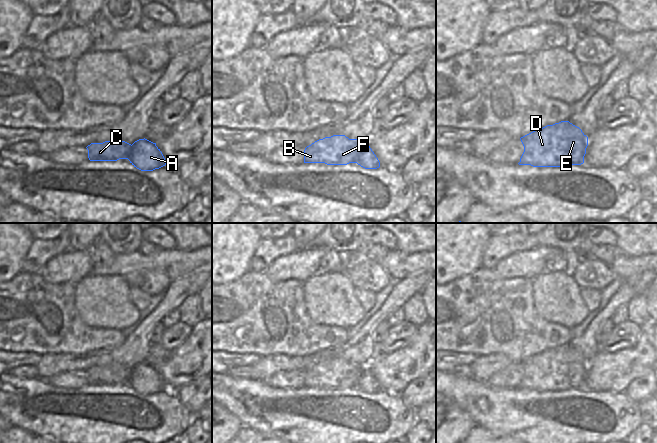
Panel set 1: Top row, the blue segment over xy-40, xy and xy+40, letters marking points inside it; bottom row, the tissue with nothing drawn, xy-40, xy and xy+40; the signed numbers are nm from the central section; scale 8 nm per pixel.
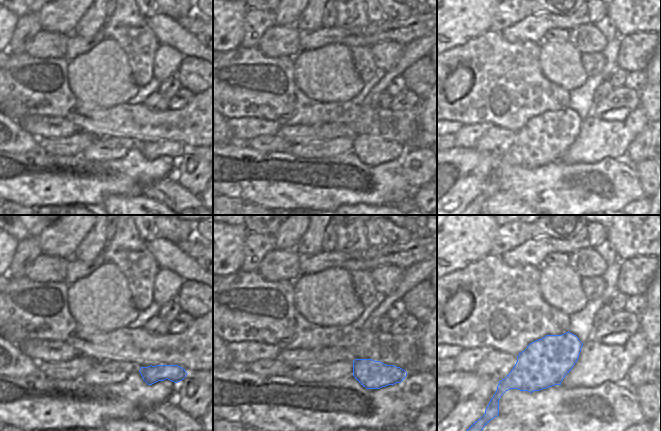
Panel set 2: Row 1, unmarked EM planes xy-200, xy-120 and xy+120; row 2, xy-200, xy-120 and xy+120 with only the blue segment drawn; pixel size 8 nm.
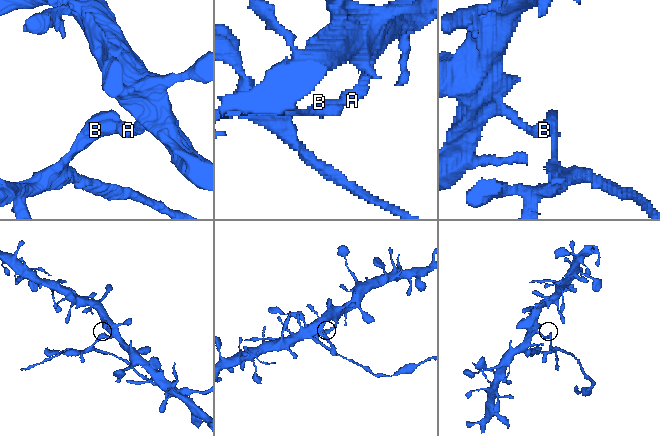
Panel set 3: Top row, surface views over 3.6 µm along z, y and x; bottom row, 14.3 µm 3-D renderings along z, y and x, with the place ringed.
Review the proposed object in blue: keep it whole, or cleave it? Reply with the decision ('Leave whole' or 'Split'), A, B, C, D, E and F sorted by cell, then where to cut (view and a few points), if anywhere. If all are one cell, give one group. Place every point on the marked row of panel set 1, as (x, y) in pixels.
Split. Groups: A / B C D E F. Split along xy (366, 143), (355, 162)

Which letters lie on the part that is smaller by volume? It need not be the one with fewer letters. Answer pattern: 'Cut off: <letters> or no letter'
Cut off: B, C, D, E, F

